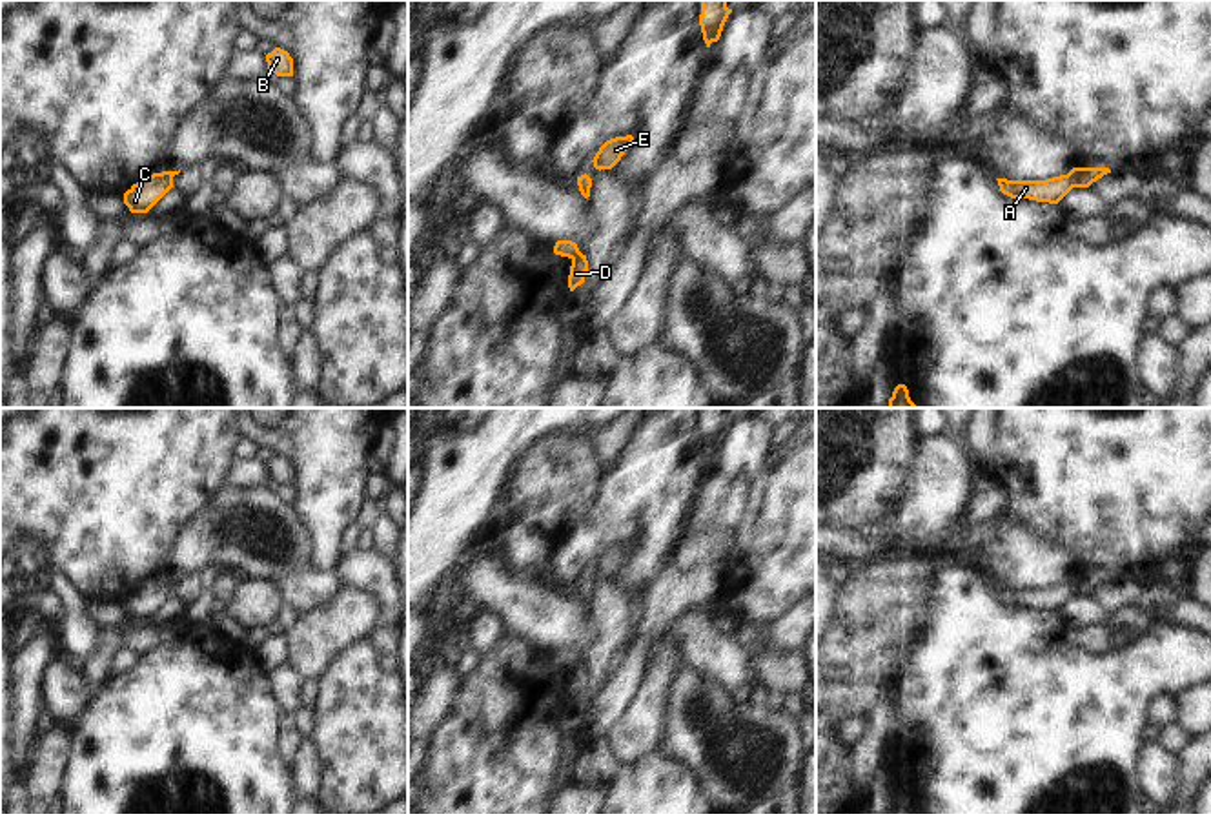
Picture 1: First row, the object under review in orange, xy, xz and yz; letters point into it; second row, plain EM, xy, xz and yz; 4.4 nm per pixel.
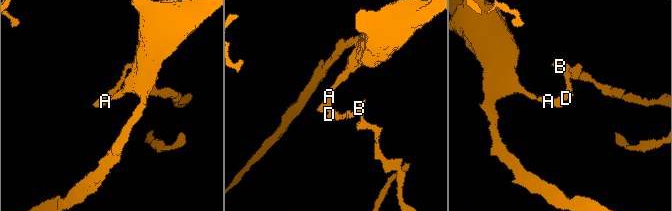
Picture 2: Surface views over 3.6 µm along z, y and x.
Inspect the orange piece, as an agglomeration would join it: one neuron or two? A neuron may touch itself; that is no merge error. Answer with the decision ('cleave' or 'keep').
cleave

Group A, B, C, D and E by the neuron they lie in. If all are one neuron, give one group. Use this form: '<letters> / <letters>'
A C E / B D

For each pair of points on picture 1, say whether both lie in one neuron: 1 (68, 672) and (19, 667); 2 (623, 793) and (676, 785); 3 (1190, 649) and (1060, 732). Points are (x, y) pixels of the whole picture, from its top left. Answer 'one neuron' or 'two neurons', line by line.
1: two neurons
2: one neuron
3: one neuron

